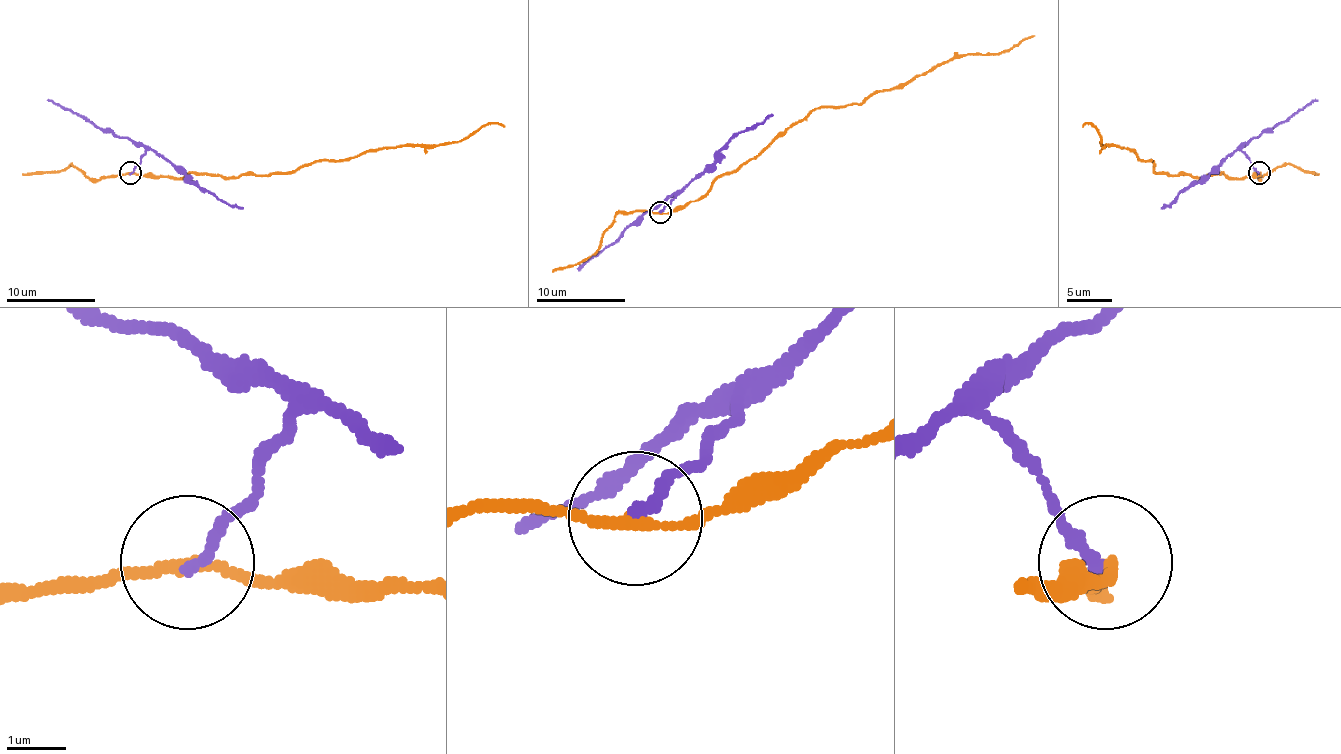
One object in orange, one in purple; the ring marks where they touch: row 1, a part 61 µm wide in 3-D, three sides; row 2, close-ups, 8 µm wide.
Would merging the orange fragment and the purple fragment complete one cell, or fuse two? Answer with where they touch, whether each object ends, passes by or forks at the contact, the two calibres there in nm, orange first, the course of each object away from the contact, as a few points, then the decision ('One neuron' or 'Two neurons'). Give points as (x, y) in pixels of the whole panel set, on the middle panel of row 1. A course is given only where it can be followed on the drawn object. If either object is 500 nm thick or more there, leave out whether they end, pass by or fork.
Place: (660, 212). At the ring orange passes by. At the ring purple ends. Thickness 180 nm (orange) against 200 nm. Course of orange: (660, 213), (696, 202), (719, 177), (757, 157), (813, 110), (862, 103), (962, 56), (998, 54), (1034, 36). Course of purple: (660, 213), (714, 161), (734, 137), (772, 114). Two neurons

